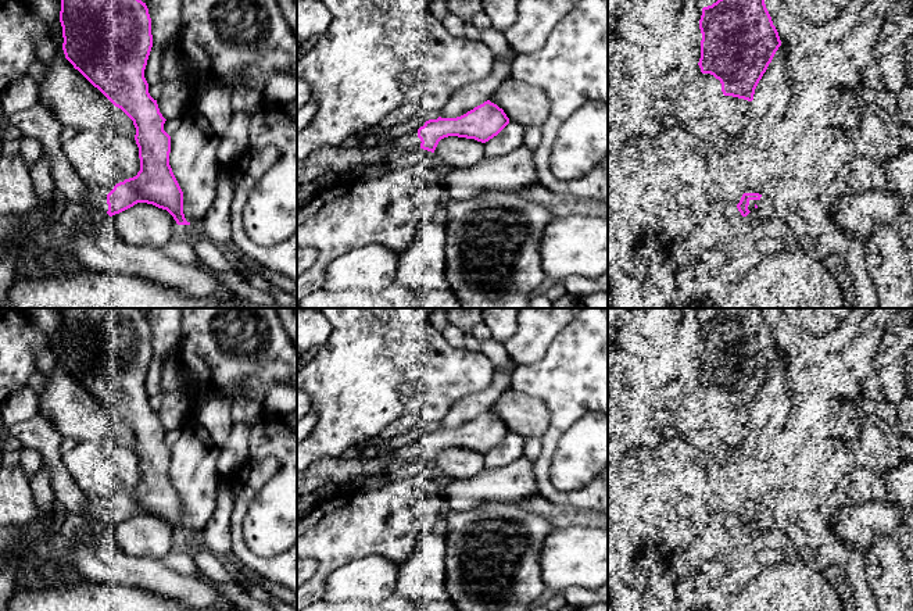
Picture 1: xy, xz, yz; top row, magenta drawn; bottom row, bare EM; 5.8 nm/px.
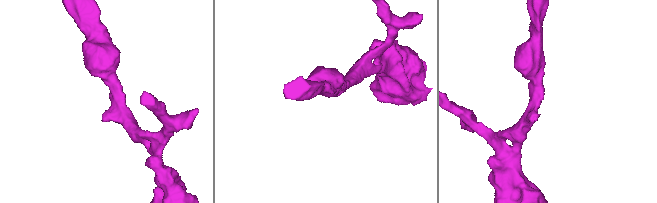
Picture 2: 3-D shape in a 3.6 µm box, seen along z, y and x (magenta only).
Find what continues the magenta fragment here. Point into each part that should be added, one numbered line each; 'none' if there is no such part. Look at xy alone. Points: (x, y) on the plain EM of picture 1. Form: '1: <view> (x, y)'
none

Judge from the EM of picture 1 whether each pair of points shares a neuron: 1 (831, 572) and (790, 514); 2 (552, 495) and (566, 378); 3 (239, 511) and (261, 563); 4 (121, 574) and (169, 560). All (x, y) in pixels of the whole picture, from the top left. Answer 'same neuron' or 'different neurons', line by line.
1: different neurons
2: same neuron
3: same neuron
4: different neurons

